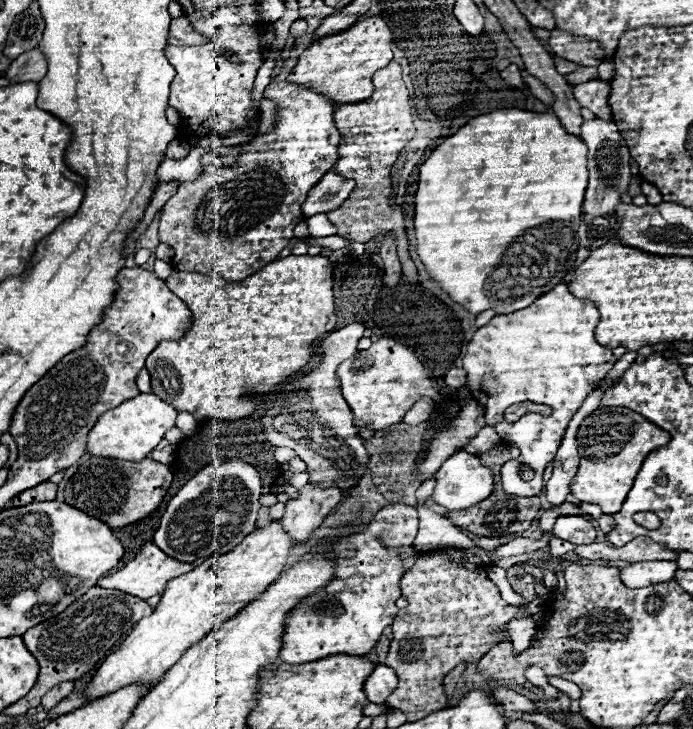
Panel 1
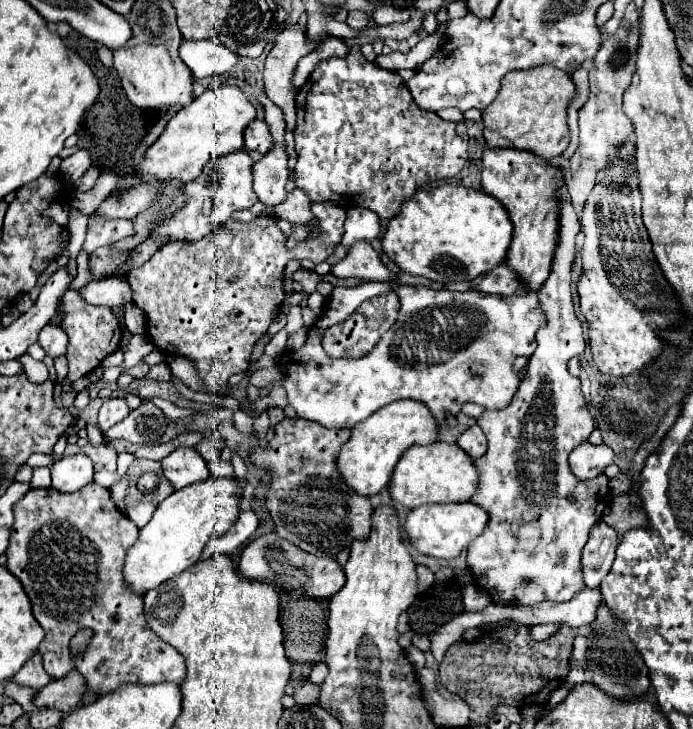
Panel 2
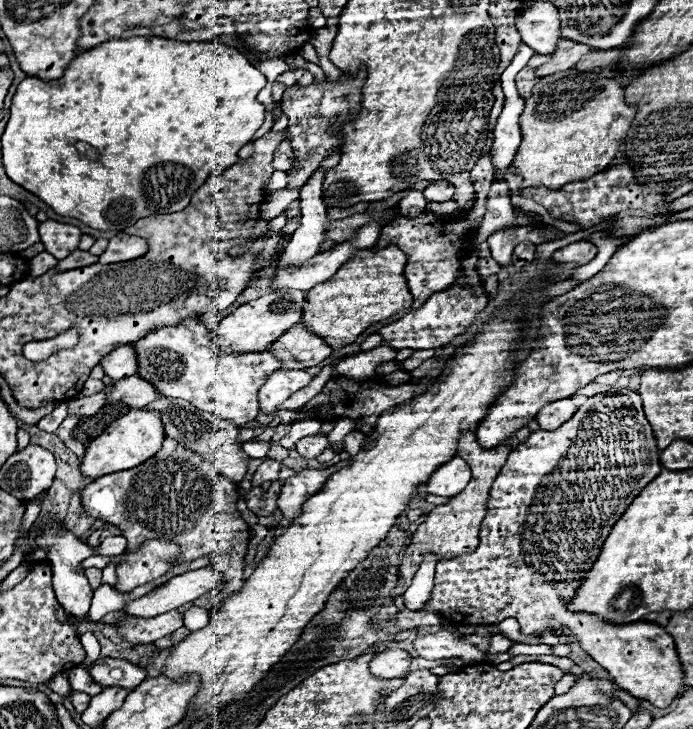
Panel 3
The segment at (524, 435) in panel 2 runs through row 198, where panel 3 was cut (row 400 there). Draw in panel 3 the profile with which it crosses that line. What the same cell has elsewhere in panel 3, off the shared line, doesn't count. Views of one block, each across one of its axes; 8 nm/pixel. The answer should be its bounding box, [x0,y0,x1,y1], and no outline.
[536,398,578,430]

